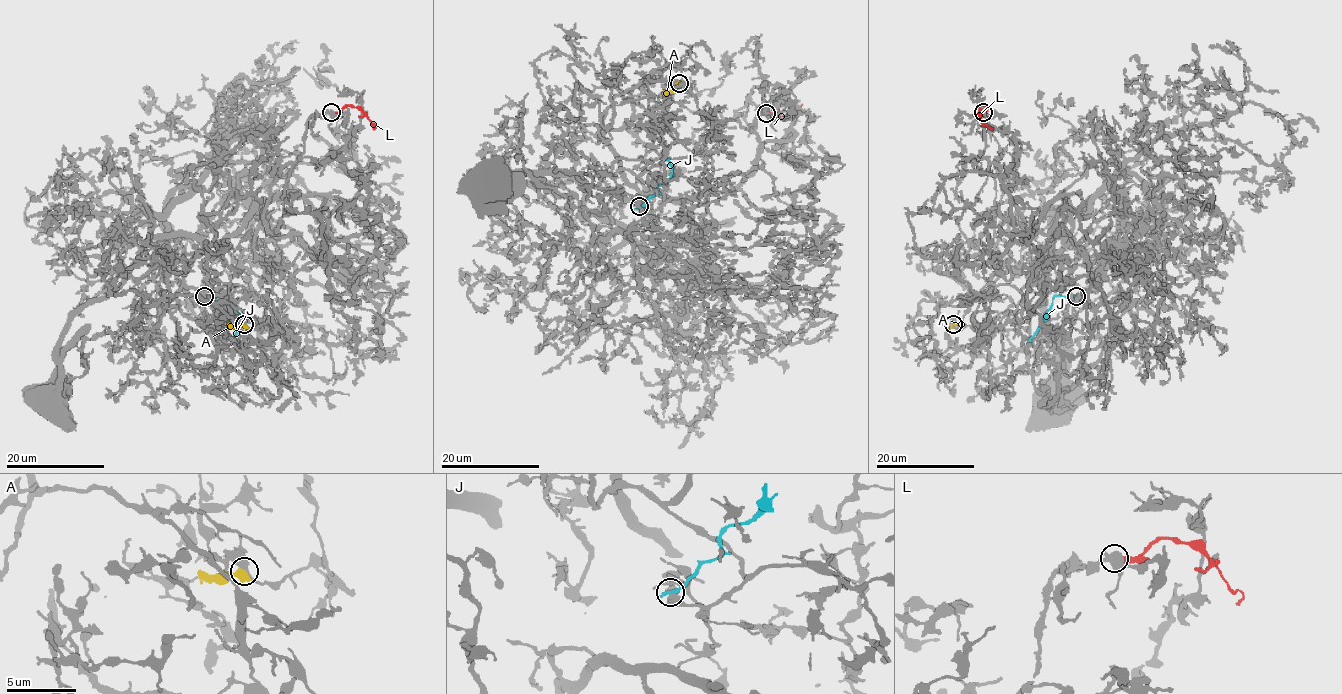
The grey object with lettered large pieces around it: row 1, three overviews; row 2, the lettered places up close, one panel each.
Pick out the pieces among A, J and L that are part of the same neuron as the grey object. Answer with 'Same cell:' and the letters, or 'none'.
Same cell: none

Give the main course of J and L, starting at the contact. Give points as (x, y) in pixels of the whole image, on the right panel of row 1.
J: (1077, 296), (1056, 296), (1047, 317), (1026, 344)
L: (982, 112), (986, 106), (981, 107), (981, 121), (992, 129)

